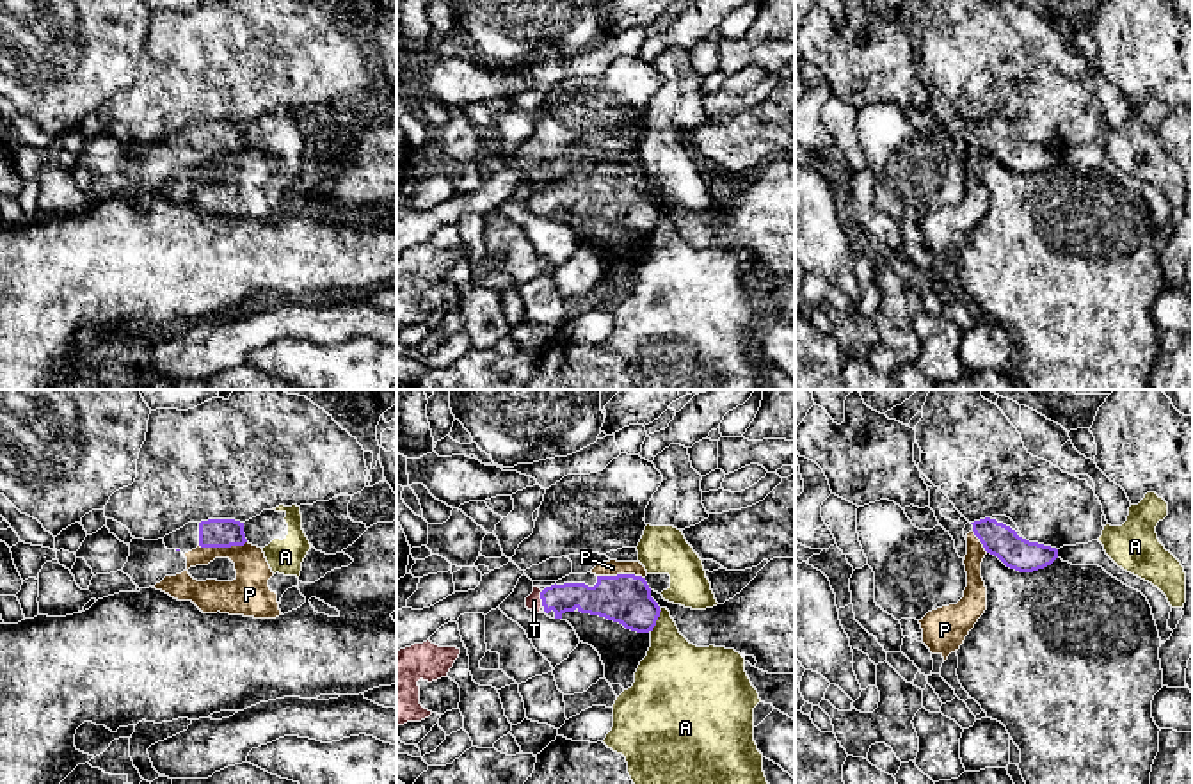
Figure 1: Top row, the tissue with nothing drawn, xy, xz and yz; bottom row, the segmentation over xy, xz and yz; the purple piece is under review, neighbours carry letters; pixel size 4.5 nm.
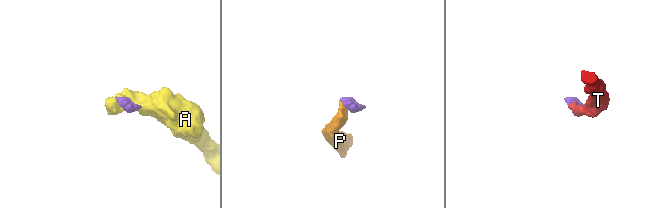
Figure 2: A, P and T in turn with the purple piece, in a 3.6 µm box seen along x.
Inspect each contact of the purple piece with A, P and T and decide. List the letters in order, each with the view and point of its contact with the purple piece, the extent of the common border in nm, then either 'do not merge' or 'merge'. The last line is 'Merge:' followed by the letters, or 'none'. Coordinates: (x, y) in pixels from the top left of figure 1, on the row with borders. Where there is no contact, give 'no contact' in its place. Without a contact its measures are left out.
A: meets purple in xz at (656, 619); contact 120 nm long; do not merge
P: meets purple in xy at (223, 546); contact 220 nm long; merge
T: meets purple in xz at (541, 598); contact 70 nm long; merge
Merge: P, T

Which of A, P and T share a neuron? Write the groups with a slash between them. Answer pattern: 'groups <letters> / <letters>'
groups A / P T

